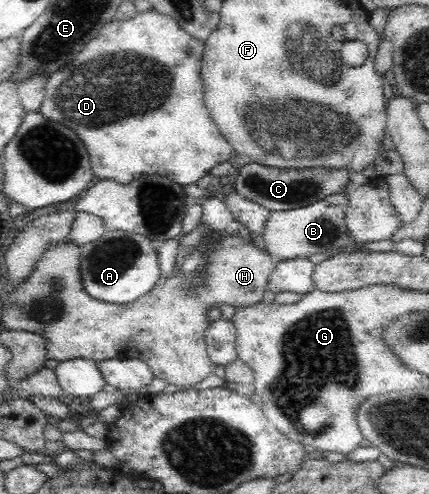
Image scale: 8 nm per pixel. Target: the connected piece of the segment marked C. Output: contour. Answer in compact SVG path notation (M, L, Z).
M248 163L240 167L236 178L236 191L243 198L264 206L268 211L279 212L312 206L332 194L340 194L350 184L350 171L346 168L276 168L259 163Z

